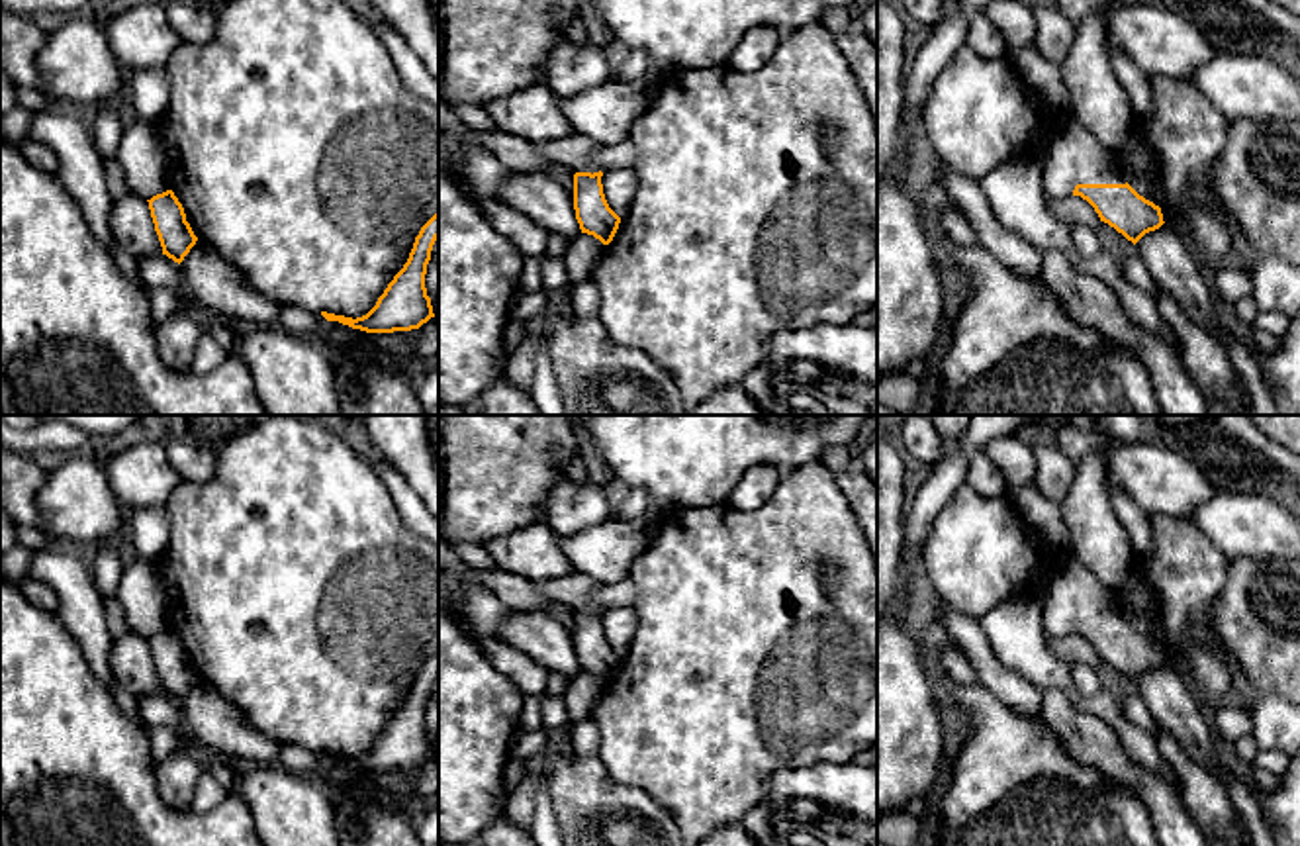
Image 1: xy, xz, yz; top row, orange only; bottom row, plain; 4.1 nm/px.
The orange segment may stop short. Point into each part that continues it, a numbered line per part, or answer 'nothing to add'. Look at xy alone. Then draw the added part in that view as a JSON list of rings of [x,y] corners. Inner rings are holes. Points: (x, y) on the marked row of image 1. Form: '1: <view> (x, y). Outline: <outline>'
nothing to add

